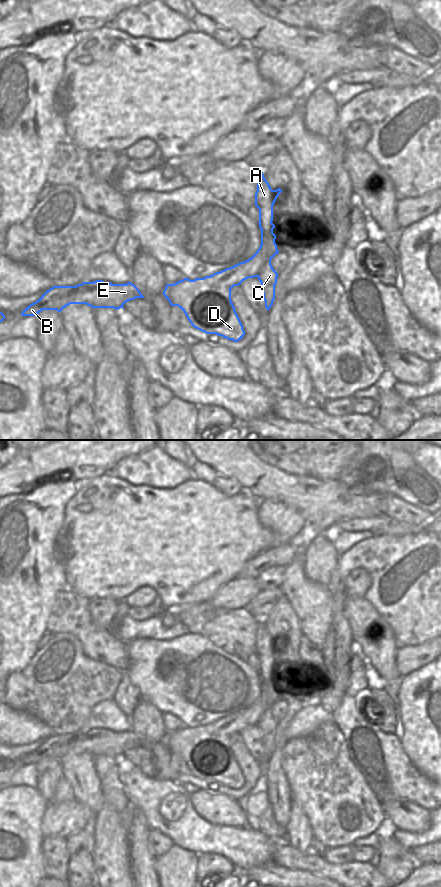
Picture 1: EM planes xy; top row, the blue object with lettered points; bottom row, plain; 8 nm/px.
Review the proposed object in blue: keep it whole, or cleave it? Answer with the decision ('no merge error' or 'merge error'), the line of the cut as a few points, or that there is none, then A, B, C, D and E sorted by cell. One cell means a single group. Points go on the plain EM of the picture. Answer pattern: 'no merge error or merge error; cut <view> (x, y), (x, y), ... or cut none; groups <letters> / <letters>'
merge error; cut xy (261, 703), (264, 712), (256, 724); groups A C / B D E

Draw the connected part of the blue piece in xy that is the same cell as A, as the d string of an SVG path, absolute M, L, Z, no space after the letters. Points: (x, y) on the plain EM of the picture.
M259 620L257 639L255 641L255 654L259 657L259 675L261 677L261 693L254 704L262 704L265 711L257 724L261 731L261 739L267 759L275 747L275 733L278 721L271 713L271 707L279 701L275 691L276 683L273 681L273 653L282 640L280 636L272 638L265 627L263 620Z

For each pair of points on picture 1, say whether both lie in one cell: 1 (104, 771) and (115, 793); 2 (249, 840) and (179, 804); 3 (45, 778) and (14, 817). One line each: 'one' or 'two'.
1: one
2: one
3: two

